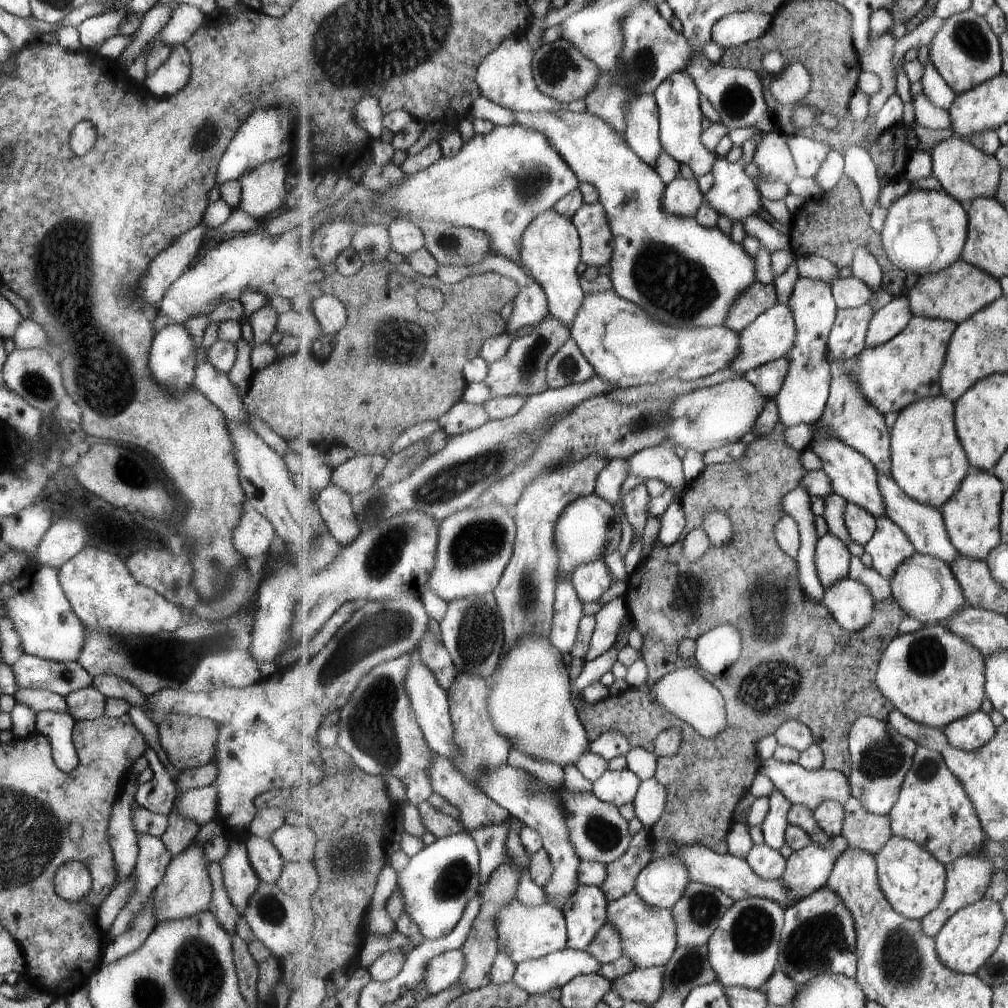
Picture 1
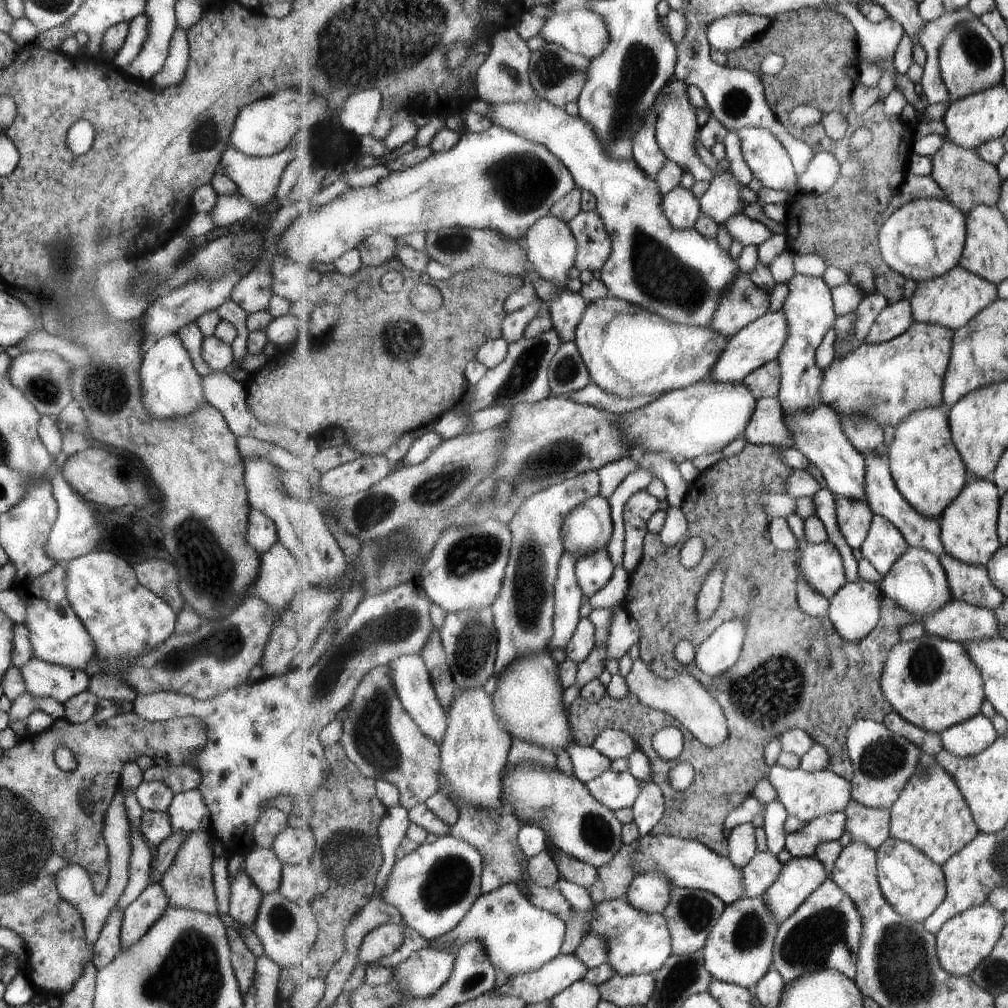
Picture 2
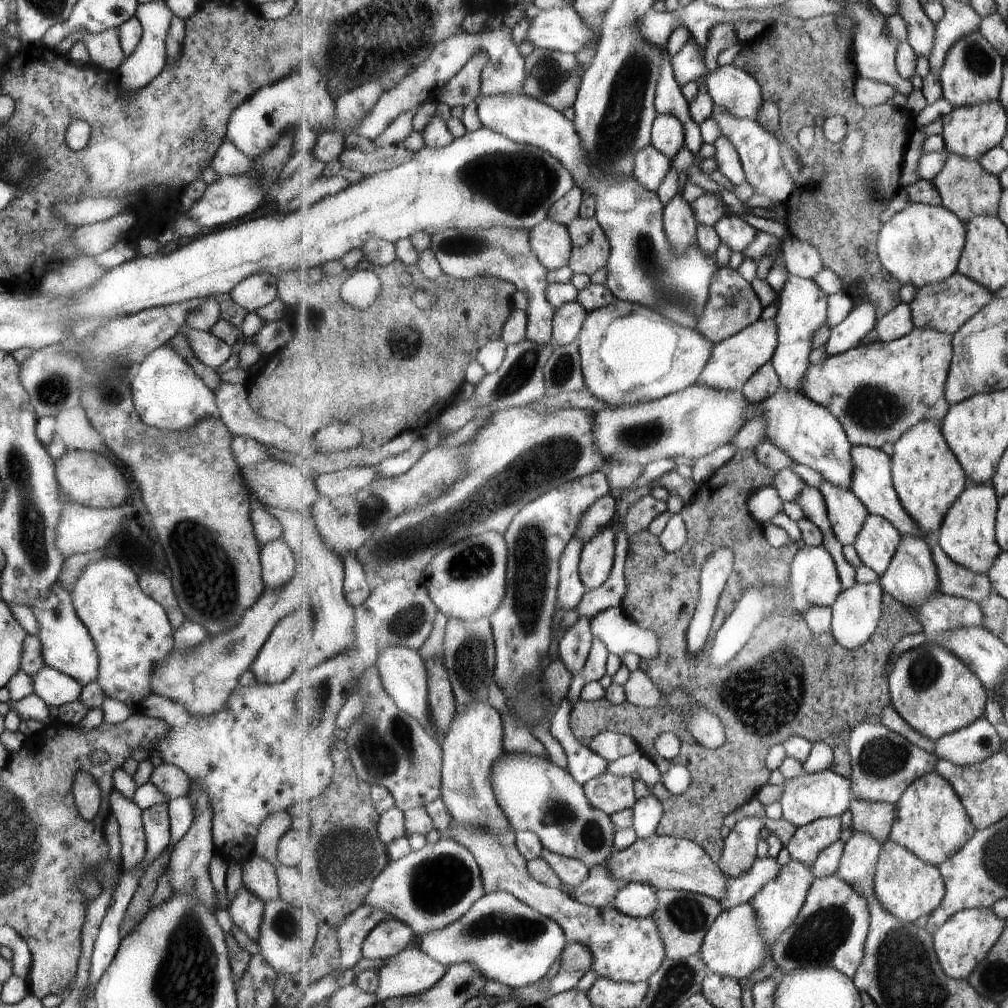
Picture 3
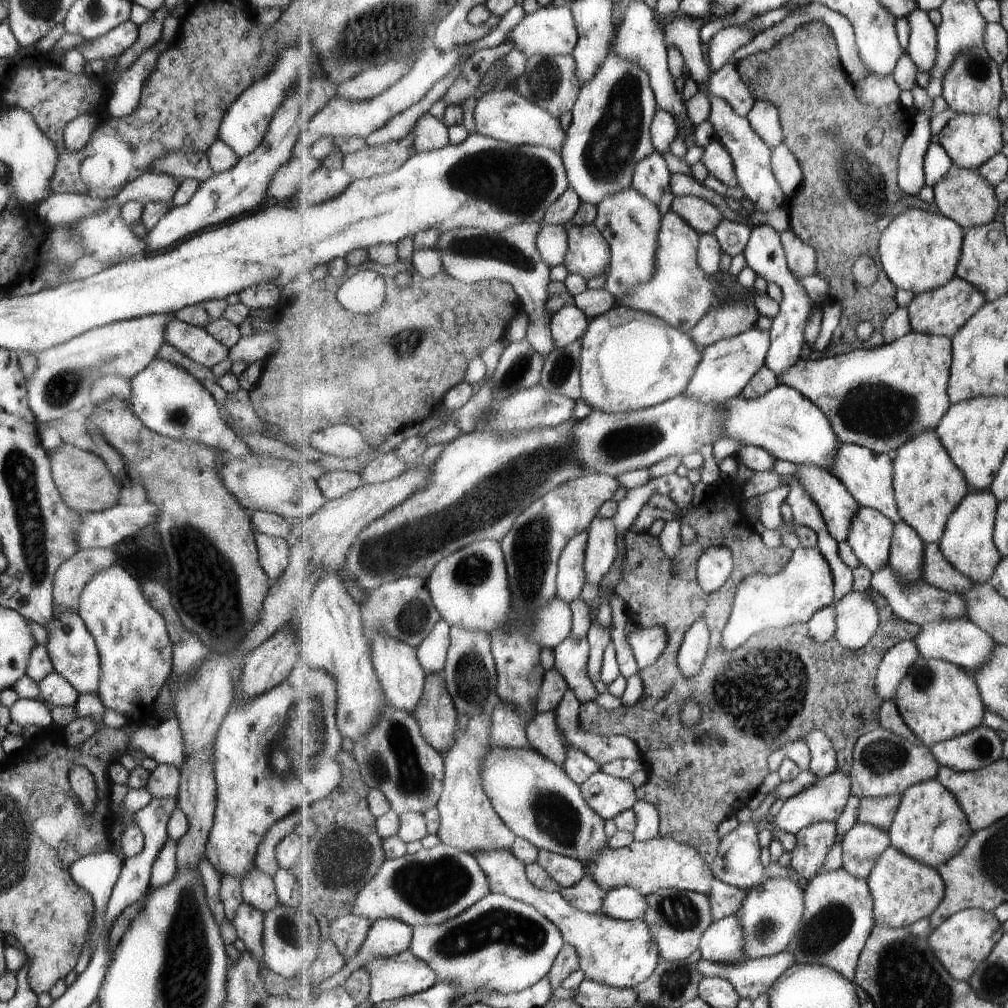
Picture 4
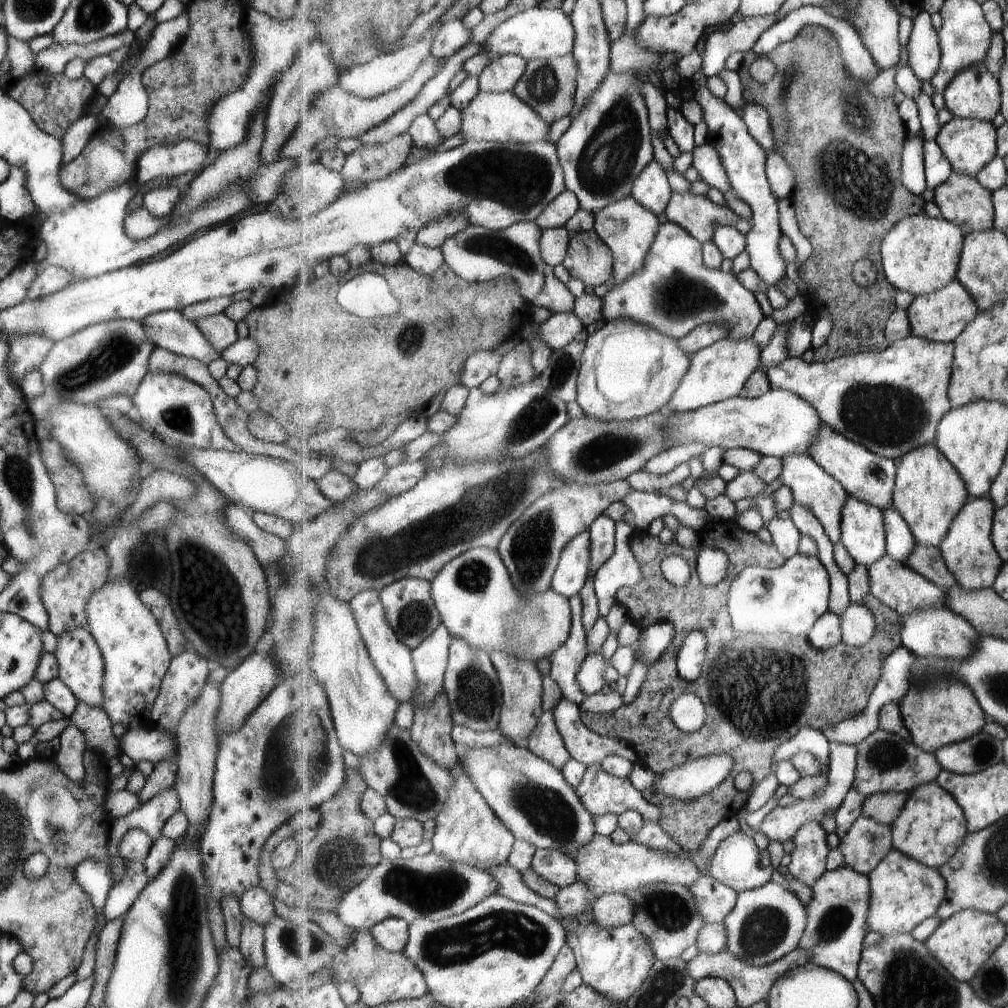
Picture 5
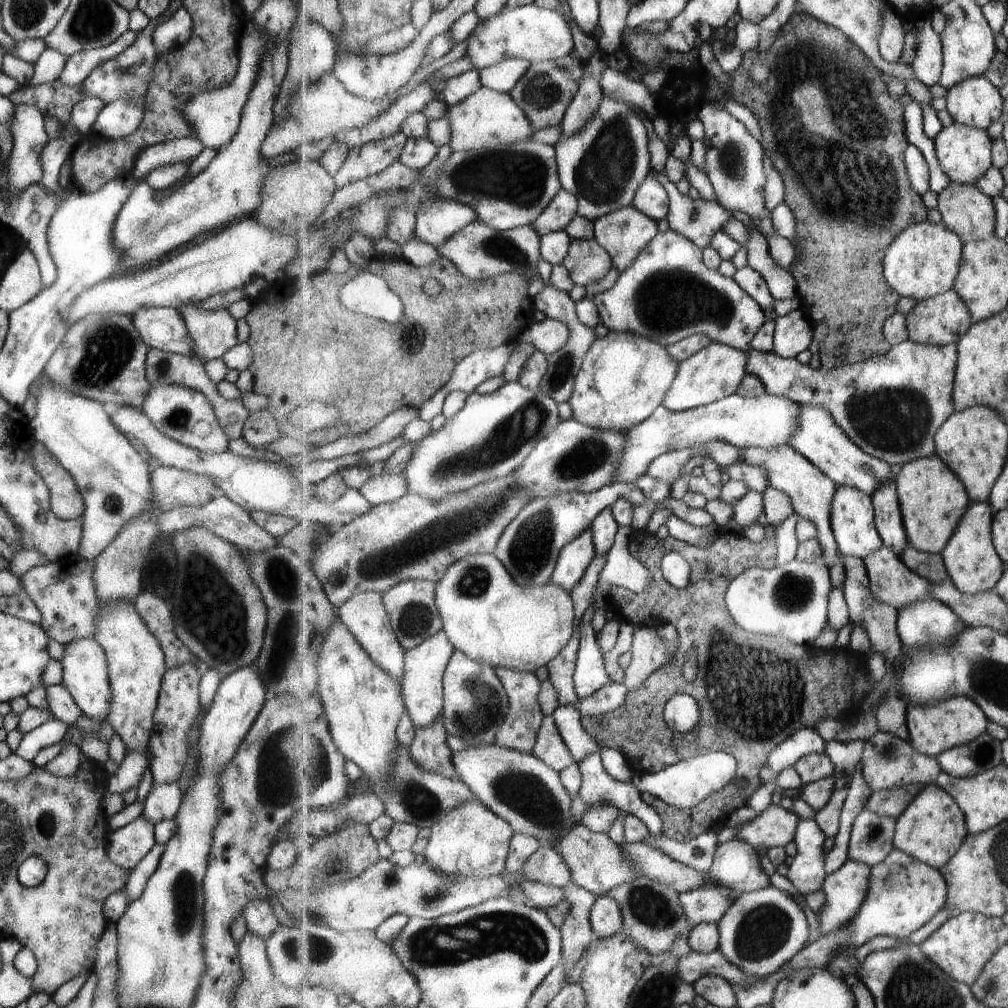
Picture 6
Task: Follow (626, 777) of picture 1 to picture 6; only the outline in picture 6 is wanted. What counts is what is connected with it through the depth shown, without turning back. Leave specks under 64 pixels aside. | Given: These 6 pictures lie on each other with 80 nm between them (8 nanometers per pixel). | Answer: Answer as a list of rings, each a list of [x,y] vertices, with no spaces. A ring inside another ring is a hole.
[[[588,749],[588,751],[578,759],[578,765],[582,772],[583,784],[579,794],[576,796],[577,800],[572,800],[572,806],[574,808],[573,812],[575,812],[579,818],[581,818],[584,812],[587,812],[597,803],[609,803],[615,805],[621,812],[633,814],[643,820],[655,839],[664,834],[664,830],[662,829],[663,823],[657,811],[641,798],[641,793],[632,782],[621,782],[613,778],[613,776],[605,770],[602,763],[602,755],[598,753],[598,749]]]

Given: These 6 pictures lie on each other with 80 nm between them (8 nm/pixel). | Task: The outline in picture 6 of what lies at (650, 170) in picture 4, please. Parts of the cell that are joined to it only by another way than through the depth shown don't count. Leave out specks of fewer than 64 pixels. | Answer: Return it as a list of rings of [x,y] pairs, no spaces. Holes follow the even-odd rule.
[[[650,170],[647,171],[644,183],[636,192],[633,205],[657,222],[667,220],[669,216],[670,198],[668,190]]]

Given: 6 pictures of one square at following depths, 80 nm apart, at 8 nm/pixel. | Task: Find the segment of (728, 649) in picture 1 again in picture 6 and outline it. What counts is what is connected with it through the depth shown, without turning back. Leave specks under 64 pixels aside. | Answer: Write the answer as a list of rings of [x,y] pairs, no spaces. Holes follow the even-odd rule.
[[[799,559],[784,567],[773,569],[749,569],[732,580],[726,594],[726,603],[733,618],[747,631],[755,634],[769,634],[773,637],[783,637],[797,645],[816,647],[816,640],[823,634],[828,623],[828,608],[830,603],[831,572],[822,560],[805,563]]]

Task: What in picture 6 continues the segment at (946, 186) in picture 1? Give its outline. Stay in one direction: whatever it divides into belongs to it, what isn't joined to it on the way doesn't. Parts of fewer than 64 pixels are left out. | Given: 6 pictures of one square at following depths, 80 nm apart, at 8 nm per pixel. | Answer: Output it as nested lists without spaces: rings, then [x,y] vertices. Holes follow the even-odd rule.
[[[977,185],[951,186],[939,195],[938,209],[941,211],[944,225],[957,233],[965,243],[969,241],[986,241],[996,234],[996,204],[993,198],[986,195]]]

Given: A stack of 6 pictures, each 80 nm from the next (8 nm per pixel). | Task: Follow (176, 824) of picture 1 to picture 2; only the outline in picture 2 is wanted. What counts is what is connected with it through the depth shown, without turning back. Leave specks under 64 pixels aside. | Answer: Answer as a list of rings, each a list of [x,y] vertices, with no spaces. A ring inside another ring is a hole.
[[[171,830],[159,844],[157,844],[157,850],[153,854],[153,860],[150,860],[149,869],[147,872],[148,884],[156,884],[161,881],[163,872],[167,869],[167,866],[171,864],[171,860],[177,854],[179,844],[187,840],[187,832],[173,832]]]

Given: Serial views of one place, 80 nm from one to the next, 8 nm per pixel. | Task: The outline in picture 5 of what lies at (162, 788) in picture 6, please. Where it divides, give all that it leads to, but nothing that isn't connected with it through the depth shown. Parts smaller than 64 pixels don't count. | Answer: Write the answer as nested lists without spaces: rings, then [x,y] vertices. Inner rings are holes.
[[[174,787],[163,789],[154,794],[141,807],[112,819],[110,824],[107,846],[107,855],[118,857],[117,844],[121,836],[131,828],[140,828],[151,838],[152,843],[160,836],[161,825],[180,809],[178,794]]]

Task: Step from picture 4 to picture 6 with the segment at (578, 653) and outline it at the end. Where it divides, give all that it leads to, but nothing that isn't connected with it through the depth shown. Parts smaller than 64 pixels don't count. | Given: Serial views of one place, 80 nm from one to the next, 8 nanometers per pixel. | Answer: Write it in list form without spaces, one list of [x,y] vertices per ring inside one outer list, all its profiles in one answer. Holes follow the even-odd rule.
[[[595,554],[591,564],[586,568],[583,578],[570,592],[576,607],[576,622],[585,616],[588,608],[596,604],[596,590],[600,583],[600,576],[605,568],[607,557]],[[574,626],[573,638],[569,644],[546,666],[548,678],[555,685],[561,705],[577,705],[578,696],[574,685],[574,672],[580,651],[581,629],[578,632]]]

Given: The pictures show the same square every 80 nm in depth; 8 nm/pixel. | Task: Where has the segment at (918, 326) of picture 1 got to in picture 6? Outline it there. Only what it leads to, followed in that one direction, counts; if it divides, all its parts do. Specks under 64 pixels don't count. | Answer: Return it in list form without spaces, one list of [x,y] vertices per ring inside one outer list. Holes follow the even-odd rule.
[[[909,340],[892,345],[886,355],[871,357],[853,365],[843,362],[829,371],[811,368],[809,364],[803,365],[797,358],[784,359],[773,352],[751,349],[748,350],[747,375],[756,376],[763,382],[768,394],[788,397],[800,405],[825,407],[844,429],[844,433],[866,453],[892,466],[903,466],[915,459],[936,454],[936,434],[942,424],[957,412],[953,389],[958,358],[958,344],[938,347]]]

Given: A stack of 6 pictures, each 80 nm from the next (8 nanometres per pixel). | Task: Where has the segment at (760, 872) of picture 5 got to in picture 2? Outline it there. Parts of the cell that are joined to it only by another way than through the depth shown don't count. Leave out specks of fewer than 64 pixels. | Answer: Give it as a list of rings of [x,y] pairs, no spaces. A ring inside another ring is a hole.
[[[751,823],[736,826],[728,838],[729,860],[733,860],[737,866],[745,869],[758,852],[755,826]]]

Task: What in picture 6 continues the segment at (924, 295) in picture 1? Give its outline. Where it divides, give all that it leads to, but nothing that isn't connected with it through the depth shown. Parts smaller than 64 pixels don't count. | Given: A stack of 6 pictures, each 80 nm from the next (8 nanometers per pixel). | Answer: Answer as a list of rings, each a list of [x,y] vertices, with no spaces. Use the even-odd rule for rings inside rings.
[[[955,288],[936,297],[922,300],[908,314],[908,333],[911,341],[924,345],[937,345],[942,347],[958,342],[967,334],[972,327],[972,314],[964,298],[955,290]]]

